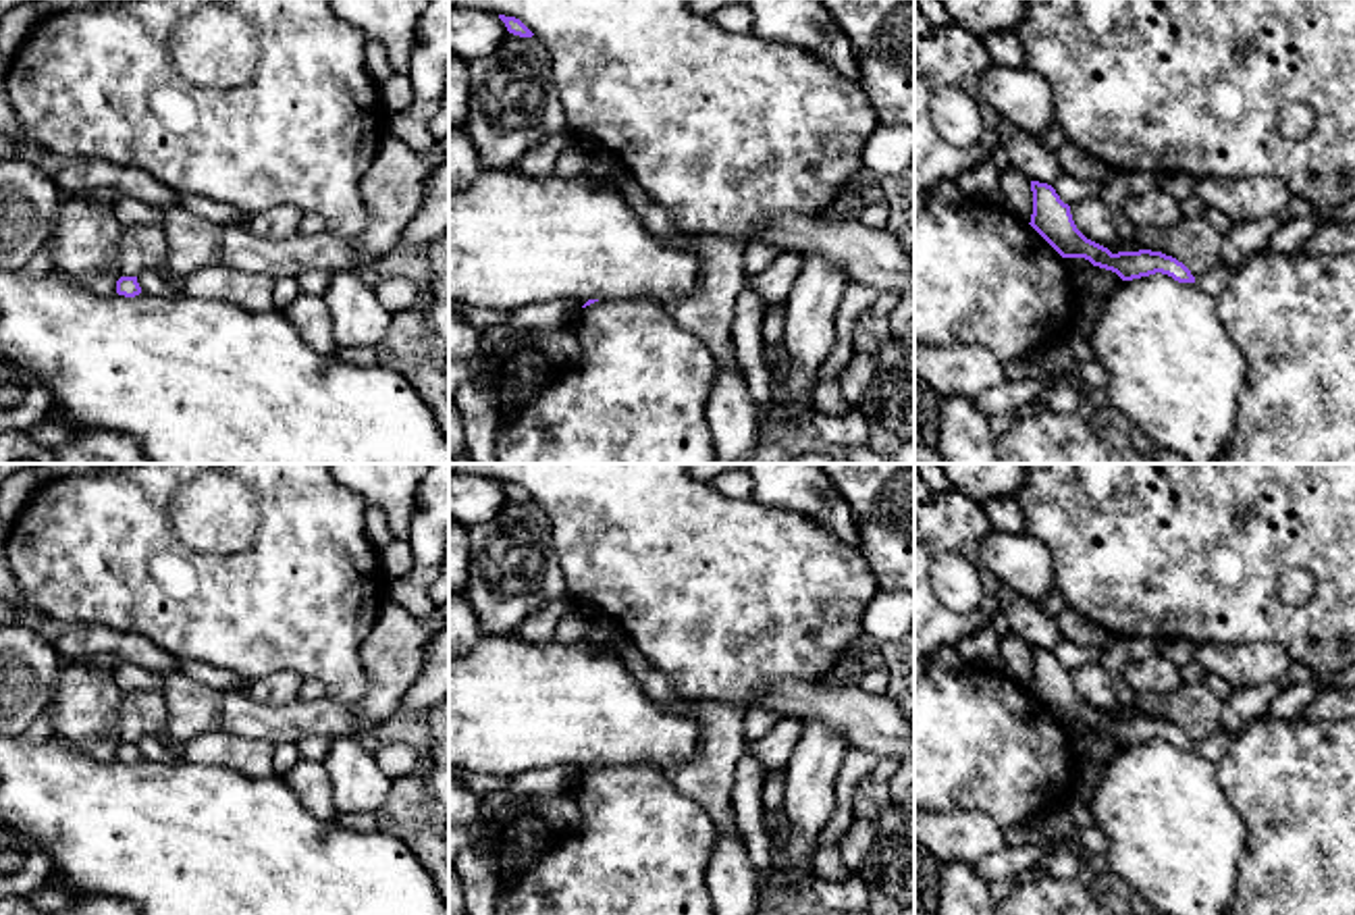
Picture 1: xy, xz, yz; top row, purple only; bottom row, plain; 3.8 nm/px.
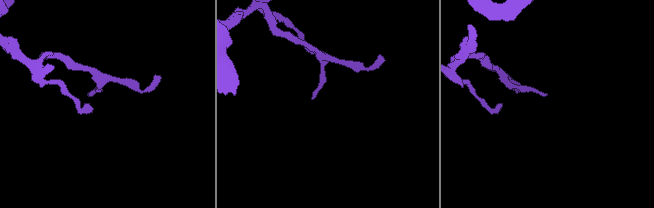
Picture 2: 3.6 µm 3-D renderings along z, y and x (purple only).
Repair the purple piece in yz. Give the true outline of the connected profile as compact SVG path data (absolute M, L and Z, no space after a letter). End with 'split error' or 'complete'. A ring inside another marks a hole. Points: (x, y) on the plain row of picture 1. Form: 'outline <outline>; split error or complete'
outline M1031 647L1033 680L1031 692L1062 722L1085 724L1093 732L1116 738L1122 747L1168 740L1178 749L1195 749L1191 736L1172 722L1151 715L1118 717L1087 705L1074 690L1070 672L1060 665L1047 649Z; complete

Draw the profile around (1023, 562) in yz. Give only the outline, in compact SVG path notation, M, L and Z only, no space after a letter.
M993 530L983 539L979 557L1002 584L1037 605L1054 591L1050 549L1033 534Z

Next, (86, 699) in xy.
M83 657L60 659L56 684L46 705L52 709L52 734L71 740L104 740L118 747L116 713L123 699L125 695L110 672L91 668Z

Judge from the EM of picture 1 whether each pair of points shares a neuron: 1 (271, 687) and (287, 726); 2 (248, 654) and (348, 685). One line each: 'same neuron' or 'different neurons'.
1: different neurons
2: same neuron

